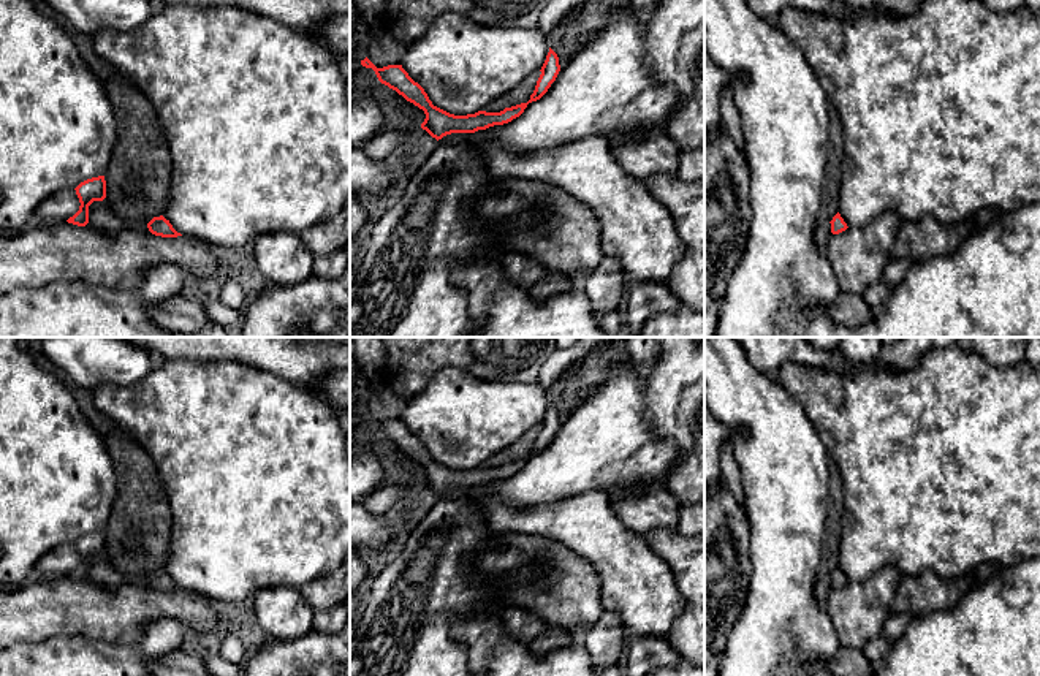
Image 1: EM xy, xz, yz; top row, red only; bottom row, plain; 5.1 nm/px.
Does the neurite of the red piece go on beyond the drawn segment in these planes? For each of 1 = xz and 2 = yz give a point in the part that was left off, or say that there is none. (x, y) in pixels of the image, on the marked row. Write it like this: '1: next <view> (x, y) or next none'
1: next none
2: next none

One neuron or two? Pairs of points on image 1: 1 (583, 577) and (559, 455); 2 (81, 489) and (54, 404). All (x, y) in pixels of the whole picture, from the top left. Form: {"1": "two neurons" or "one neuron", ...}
{"1": "two neurons", "2": "one neuron"}

